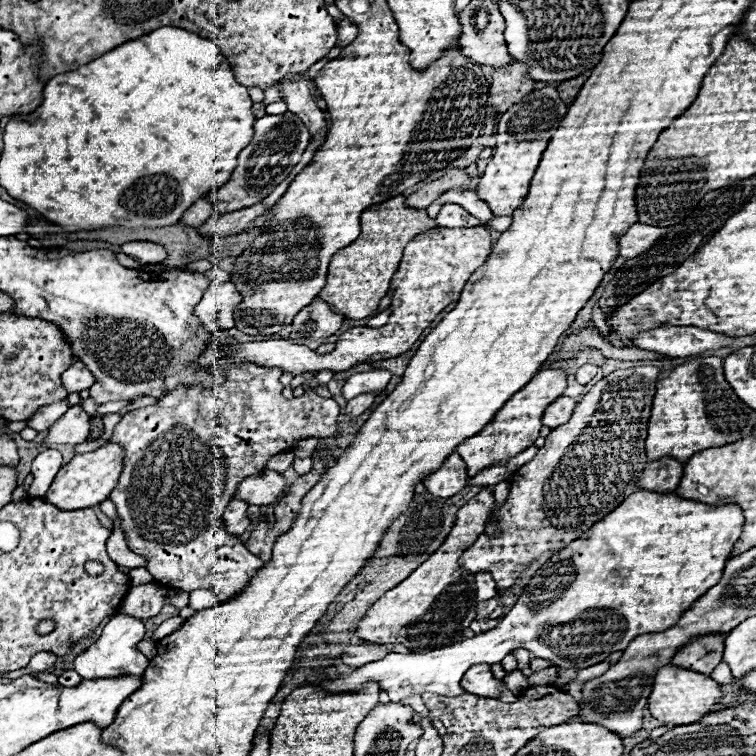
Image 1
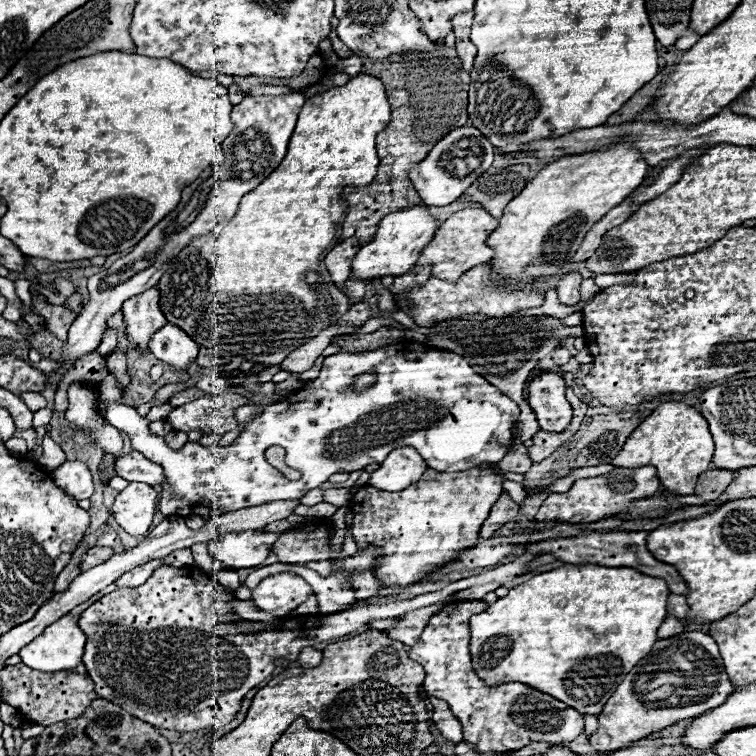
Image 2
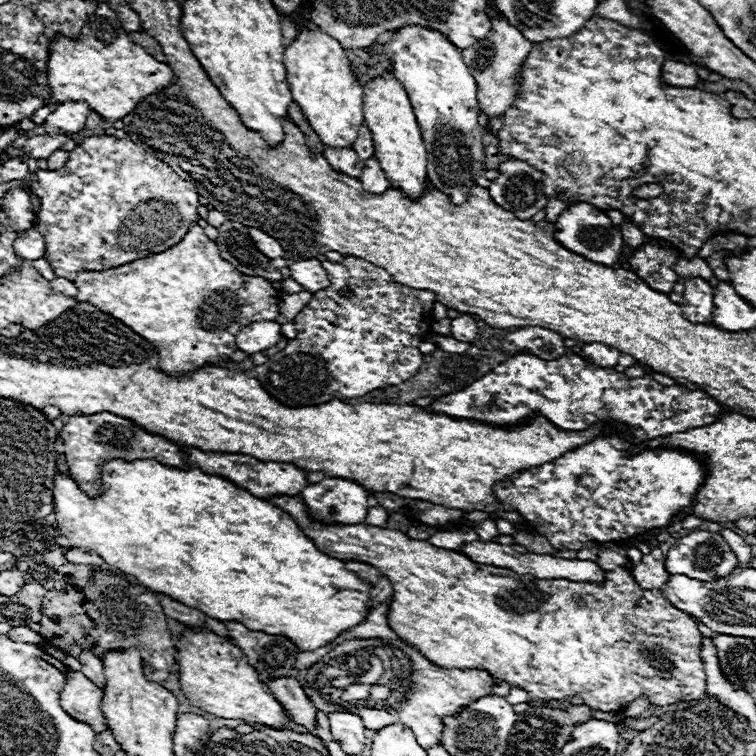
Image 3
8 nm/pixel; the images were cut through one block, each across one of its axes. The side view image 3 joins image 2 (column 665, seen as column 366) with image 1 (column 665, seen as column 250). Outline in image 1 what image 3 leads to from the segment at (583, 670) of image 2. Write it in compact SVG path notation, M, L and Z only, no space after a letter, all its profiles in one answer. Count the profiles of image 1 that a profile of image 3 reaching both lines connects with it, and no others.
M638 490L630 494L612 514L604 516L588 528L570 546L556 552L528 582L514 608L498 622L494 630L476 634L452 646L436 648L430 652L398 654L388 652L376 662L356 668L352 674L328 678L318 686L328 692L360 692L364 682L380 682L380 690L390 692L392 702L400 702L412 694L434 692L442 696L458 696L464 689L460 680L468 666L476 662L498 664L510 650L524 646L536 658L550 660L558 668L588 668L604 662L612 652L622 652L632 638L650 632L664 632L672 628L684 610L692 608L696 598L702 598L720 578L728 554L742 532L742 510L734 504L710 506L678 498L676 494L658 494Z

